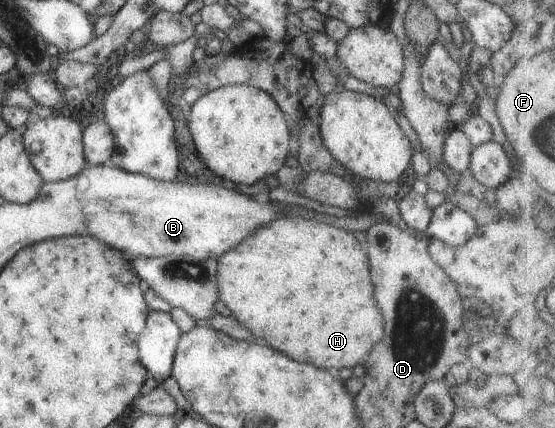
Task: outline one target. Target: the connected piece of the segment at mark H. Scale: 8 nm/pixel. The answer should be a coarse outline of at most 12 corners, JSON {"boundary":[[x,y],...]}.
{"boundary":[[279,218],[216,260],[231,317],[339,371],[382,341],[366,247]]}

